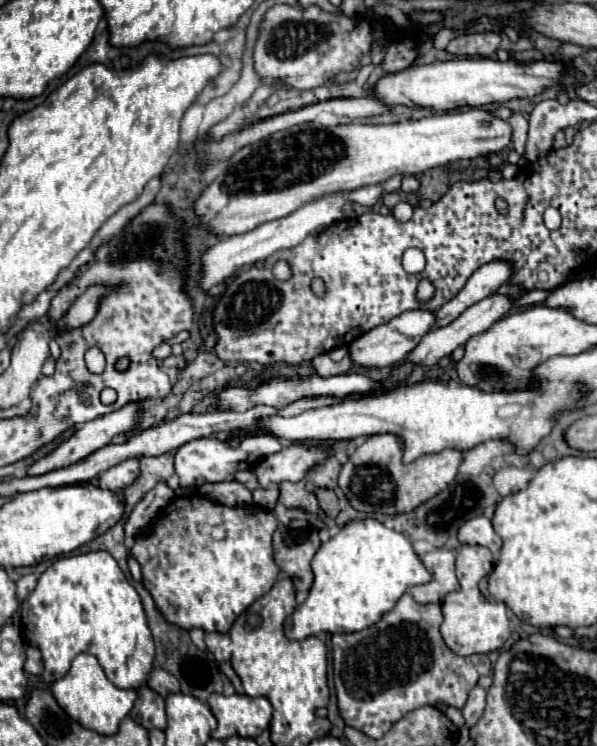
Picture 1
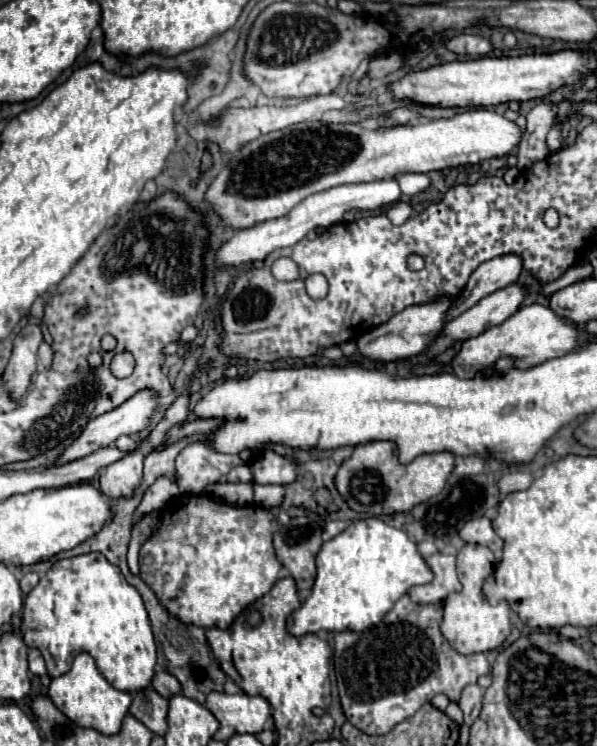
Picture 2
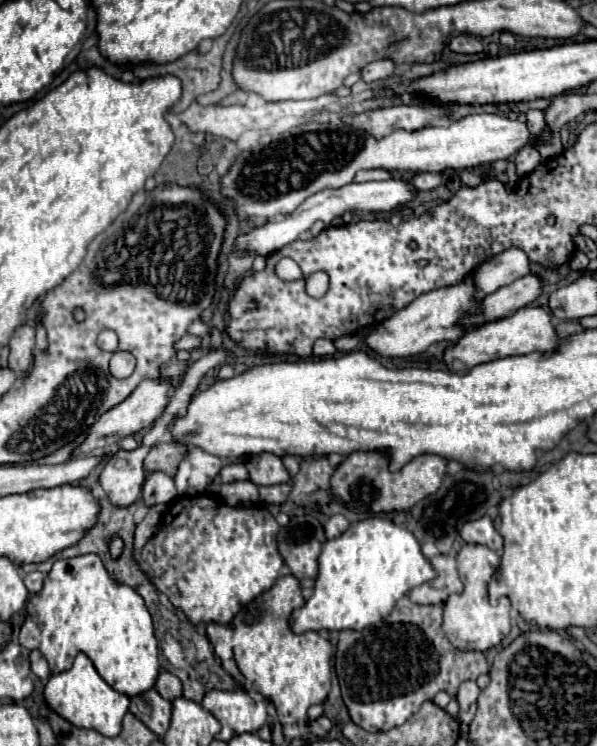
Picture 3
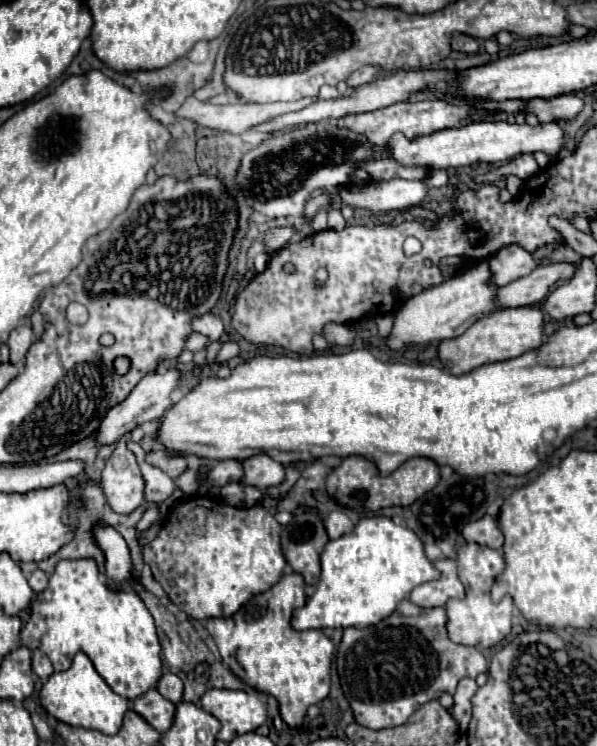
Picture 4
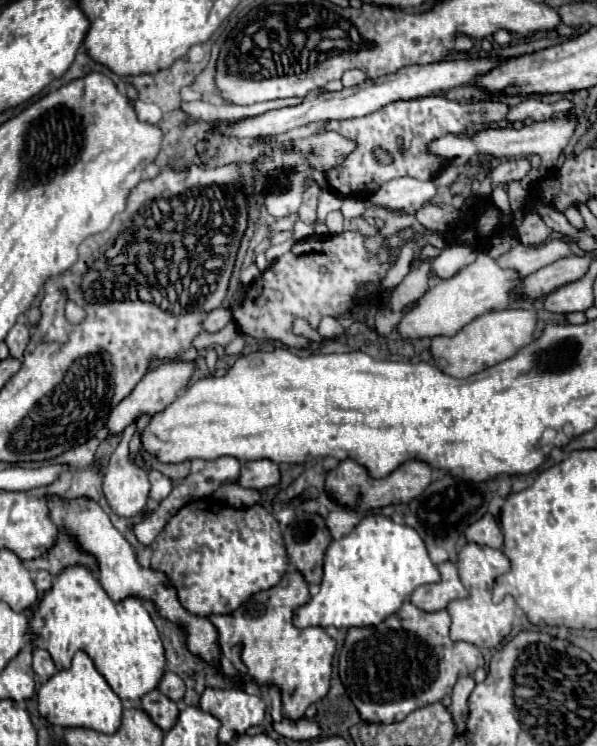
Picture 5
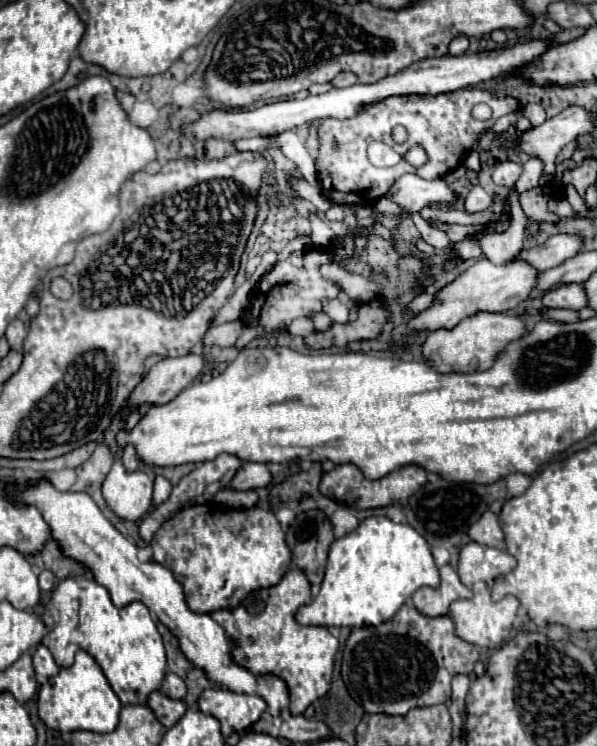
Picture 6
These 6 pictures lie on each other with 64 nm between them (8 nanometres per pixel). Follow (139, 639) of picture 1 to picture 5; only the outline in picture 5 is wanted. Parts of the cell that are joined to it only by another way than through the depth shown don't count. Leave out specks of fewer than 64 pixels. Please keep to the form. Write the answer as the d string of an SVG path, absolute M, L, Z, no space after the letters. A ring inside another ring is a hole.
M82 564L66 566L52 580L52 588L42 594L30 622L32 648L50 652L58 670L68 668L78 650L88 652L100 674L112 684L122 700L138 702L146 692L154 690L164 674L164 648L158 630L138 596L126 596L114 602L90 568Z

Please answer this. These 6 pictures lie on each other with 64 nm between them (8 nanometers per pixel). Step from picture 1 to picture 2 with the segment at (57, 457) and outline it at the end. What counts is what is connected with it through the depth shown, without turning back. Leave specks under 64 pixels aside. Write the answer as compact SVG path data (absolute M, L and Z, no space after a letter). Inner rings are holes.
M142 390L142 392L138 392L136 396L132 396L130 400L126 400L122 406L114 408L112 412L106 412L106 414L102 414L102 416L90 420L90 422L86 424L86 428L82 430L82 434L80 434L70 446L66 446L64 452L56 458L54 466L68 464L68 462L72 462L72 460L84 458L84 456L96 452L98 448L112 446L114 440L116 440L118 436L122 436L122 434L138 434L140 430L144 430L144 428L148 426L148 420L150 420L150 416L154 414L156 406L158 406L158 404L156 404L156 394L154 394L152 390Z

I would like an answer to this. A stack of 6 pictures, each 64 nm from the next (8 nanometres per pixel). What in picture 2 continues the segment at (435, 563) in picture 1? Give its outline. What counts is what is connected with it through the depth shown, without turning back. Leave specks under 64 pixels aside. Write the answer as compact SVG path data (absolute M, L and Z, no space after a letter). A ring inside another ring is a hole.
M432 554L426 558L426 564L434 572L434 580L424 586L410 588L410 598L416 604L430 604L430 602L442 602L448 594L460 592L460 582L456 576L456 558L452 554Z

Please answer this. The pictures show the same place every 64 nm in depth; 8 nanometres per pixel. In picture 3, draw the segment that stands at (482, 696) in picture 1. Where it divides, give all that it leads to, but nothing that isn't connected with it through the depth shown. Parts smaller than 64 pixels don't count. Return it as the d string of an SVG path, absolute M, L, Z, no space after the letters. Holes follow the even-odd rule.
M464 682L456 694L456 700L460 704L460 722L470 724L476 716L476 700L480 696L480 688L476 682Z

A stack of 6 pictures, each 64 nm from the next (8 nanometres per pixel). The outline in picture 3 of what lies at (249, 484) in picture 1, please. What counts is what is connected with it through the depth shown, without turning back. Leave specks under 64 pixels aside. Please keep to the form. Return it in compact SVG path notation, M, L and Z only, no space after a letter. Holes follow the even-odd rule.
M238 462L238 464L228 464L228 466L224 466L224 468L222 468L220 478L222 478L222 482L246 480L246 478L248 478L248 470L246 470L246 466L244 466L242 462Z

